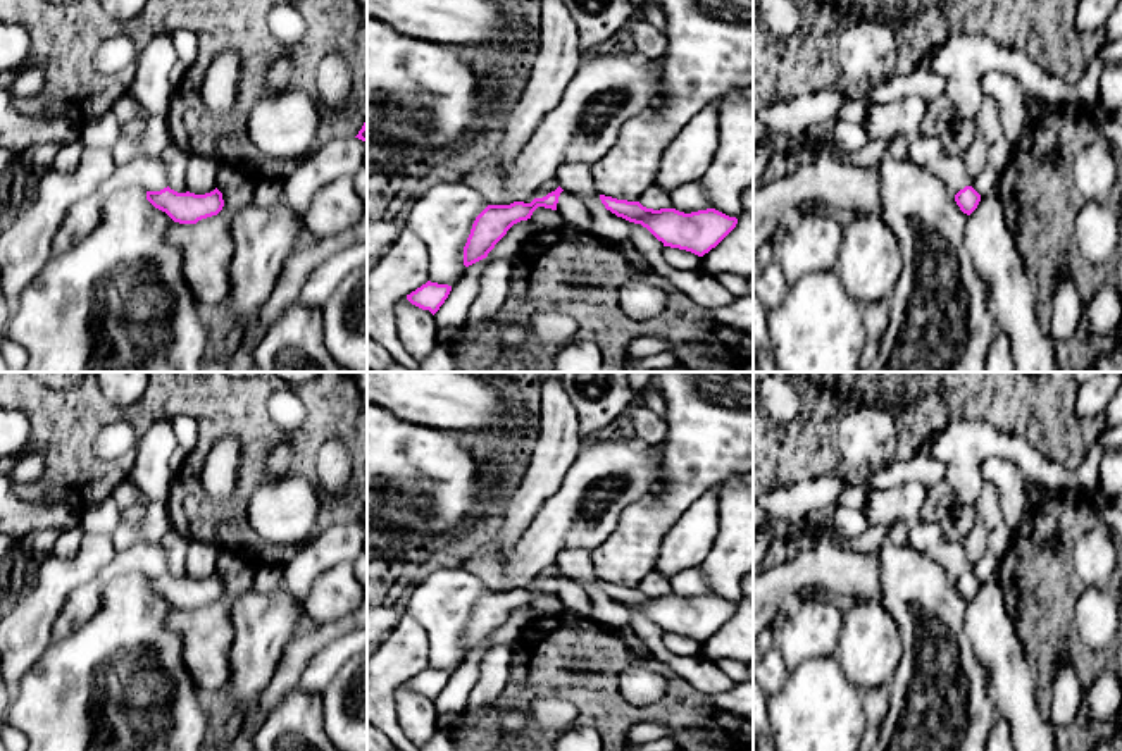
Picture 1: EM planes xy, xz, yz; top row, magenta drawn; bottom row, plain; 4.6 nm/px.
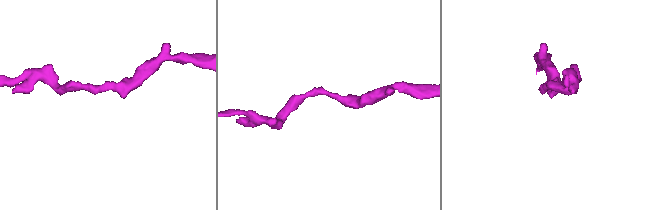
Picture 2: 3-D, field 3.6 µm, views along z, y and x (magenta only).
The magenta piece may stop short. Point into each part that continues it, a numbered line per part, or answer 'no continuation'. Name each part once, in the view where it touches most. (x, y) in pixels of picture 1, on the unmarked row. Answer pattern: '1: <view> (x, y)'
no continuation

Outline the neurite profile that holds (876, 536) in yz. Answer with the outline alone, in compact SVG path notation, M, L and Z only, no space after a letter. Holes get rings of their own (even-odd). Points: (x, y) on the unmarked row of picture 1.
M893 520L889 524L870 525L865 534L855 537L838 534L836 537L831 537L829 543L845 551L877 553L877 549L888 543L889 529L900 524L900 520Z

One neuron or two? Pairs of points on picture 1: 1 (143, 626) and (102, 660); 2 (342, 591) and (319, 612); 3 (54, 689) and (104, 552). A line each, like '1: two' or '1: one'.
1: one
2: one
3: two

